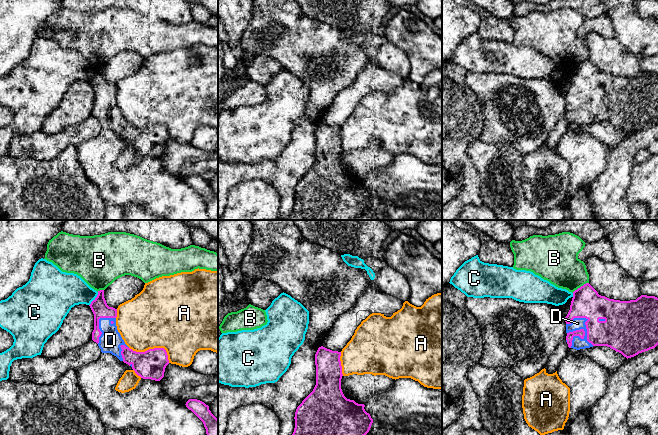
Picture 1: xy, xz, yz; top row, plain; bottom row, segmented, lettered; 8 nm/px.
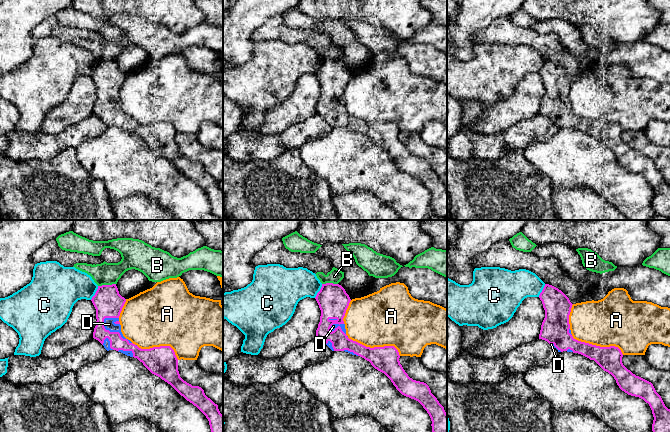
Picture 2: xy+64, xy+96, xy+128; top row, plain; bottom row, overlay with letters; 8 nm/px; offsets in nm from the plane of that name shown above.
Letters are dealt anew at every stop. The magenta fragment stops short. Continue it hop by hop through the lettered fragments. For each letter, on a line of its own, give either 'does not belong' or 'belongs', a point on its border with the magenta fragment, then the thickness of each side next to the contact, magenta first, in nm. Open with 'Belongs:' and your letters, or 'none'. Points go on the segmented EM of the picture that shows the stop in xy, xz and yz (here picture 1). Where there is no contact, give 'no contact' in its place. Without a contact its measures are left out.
Belongs: D
A: does not belong | xy (153, 349) | 240/480 nm
B: does not belong | yz (581, 286) | 240/320 nm
C: does not belong | xy (95, 299) | 140/280 nm
D: belongs | yz (585, 322) | 240/100 nm

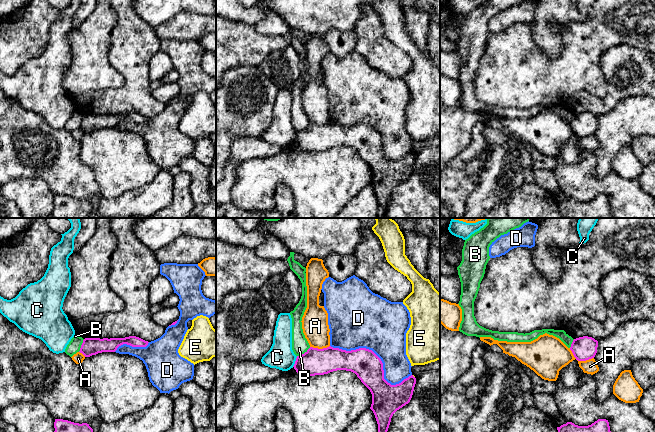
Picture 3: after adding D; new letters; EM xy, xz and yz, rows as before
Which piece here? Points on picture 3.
Belongs: none
A: does not belong | yz (580, 360) | 190/120 nm
B: does not belong | xz (304, 353) | 220/140 nm
C: does not belong | xz (295, 361) | 220/200 nm
D: does not belong | xz (378, 357) | 240/420 nm
E: does not belong | xz (413, 376) | 220/20 nm

